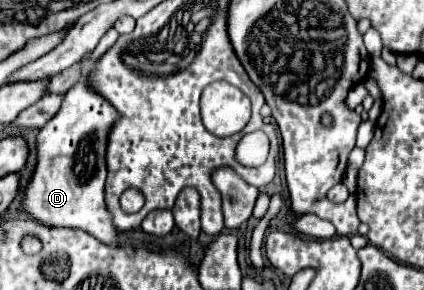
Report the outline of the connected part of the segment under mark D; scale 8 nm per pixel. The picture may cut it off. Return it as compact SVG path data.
M85 81L65 93L57 115L37 135L37 161L23 191L23 215L45 227L73 227L87 231L105 245L119 245L113 215L105 205L105 143L117 117L105 99L85 87Z

